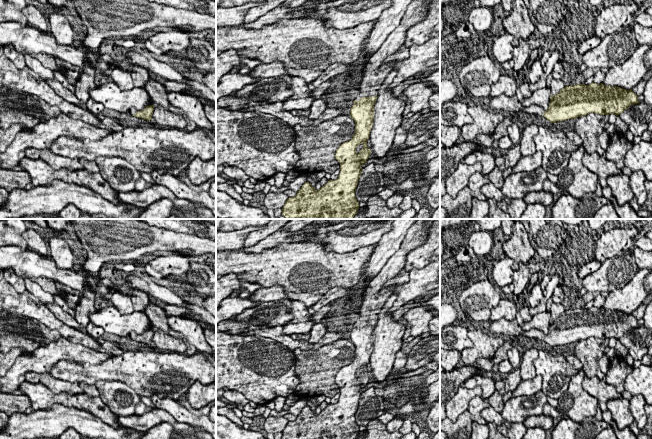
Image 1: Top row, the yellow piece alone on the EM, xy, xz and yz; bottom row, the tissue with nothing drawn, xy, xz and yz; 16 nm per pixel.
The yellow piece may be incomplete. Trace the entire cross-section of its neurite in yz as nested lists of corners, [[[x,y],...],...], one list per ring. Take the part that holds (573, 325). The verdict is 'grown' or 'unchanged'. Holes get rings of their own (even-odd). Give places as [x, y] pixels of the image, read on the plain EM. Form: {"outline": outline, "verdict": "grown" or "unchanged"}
{"outline": [[[592,306],[590,309],[565,310],[555,320],[551,318],[547,334],[536,329],[524,331],[521,335],[544,340],[551,347],[576,343],[589,337],[618,340],[631,329],[639,328],[638,319],[632,313],[606,310]]], "verdict": "grown"}

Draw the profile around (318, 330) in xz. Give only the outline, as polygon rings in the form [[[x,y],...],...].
[[[315,323],[310,331],[310,339],[308,340],[308,344],[317,343],[327,332],[326,325],[323,323]]]

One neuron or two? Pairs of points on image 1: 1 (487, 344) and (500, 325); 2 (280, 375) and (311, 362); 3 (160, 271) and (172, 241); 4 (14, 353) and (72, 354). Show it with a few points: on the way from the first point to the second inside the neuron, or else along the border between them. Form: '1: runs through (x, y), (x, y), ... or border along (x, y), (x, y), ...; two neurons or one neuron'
1: border along (489, 333), (500, 336); two neurons
2: border along (292, 351), (299, 379), (294, 392); two neurons
3: border along (176, 251), (166, 253); two neurons
4: border along (30, 352), (28, 354), (21, 354), (10, 367); two neurons

